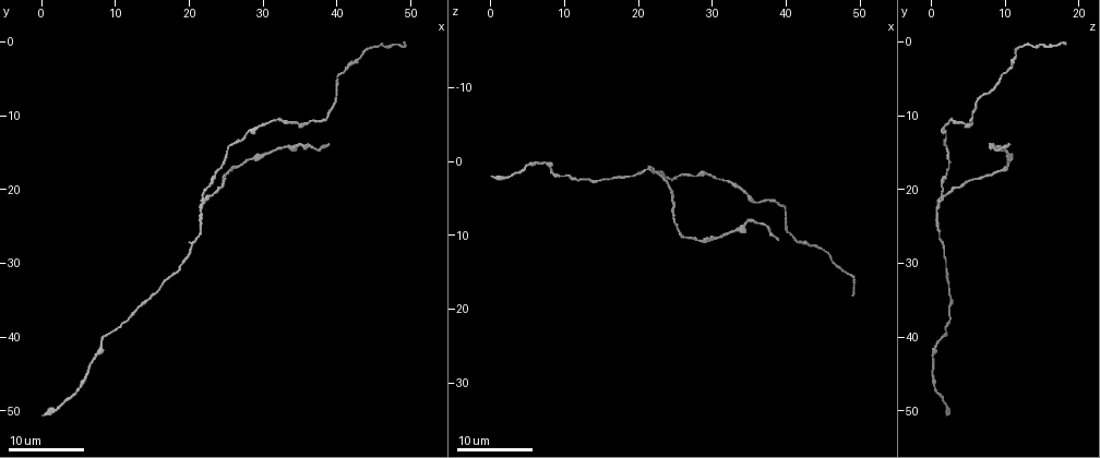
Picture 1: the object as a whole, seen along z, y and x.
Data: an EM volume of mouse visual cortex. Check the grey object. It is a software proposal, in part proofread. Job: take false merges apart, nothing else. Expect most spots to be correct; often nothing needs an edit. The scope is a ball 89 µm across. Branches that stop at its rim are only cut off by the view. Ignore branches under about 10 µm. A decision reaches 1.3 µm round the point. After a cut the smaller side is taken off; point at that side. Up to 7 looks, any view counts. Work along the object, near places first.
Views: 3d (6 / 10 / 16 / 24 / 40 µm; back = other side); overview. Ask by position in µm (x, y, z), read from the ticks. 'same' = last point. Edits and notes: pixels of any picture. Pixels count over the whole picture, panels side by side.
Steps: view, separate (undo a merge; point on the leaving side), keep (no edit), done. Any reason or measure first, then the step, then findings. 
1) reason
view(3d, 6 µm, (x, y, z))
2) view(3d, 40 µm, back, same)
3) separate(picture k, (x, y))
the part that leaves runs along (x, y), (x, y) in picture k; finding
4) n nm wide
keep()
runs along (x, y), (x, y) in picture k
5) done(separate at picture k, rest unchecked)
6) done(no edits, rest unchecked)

sudden change in width
view(3d, 10 µm, (15.0, 34.0, 2.5))

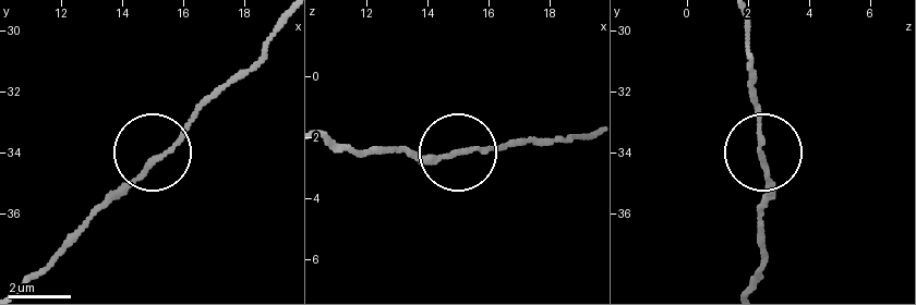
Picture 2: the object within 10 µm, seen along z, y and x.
140 nm wide
keep()
continuous, no second neuron

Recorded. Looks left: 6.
sudden change in width
view(3d, 6 µm, (8.0, 40.5, 1.0))

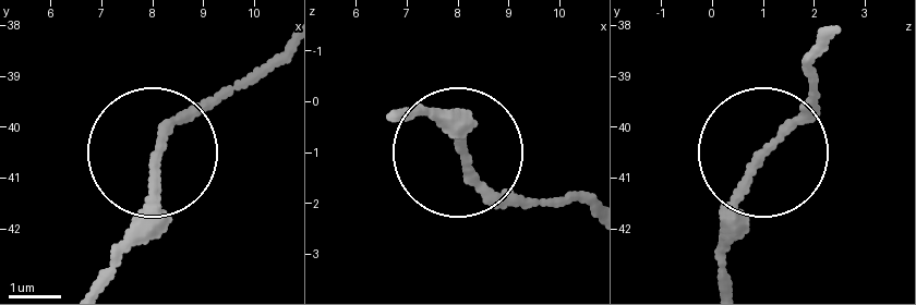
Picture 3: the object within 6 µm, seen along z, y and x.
170 nm wide
keep()
runs along (279, 51), (161, 143), (145, 234), (110, 282) in picture 3; one neuron here

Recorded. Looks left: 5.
thin neck
view(3d, 6 µm, (21.0, 26.0, 1.0))

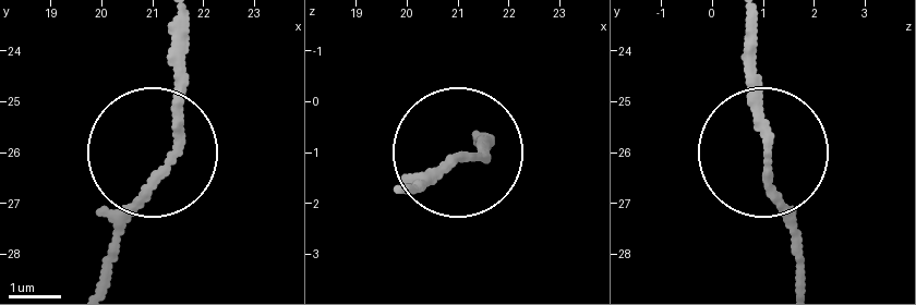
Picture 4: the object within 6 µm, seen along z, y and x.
keep()
runs along (751, 21), (751, 112), (799, 251) in picture 4; all the same neuron

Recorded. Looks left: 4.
view(3d, 6 µm, (22.5, 21.0, 1.5))

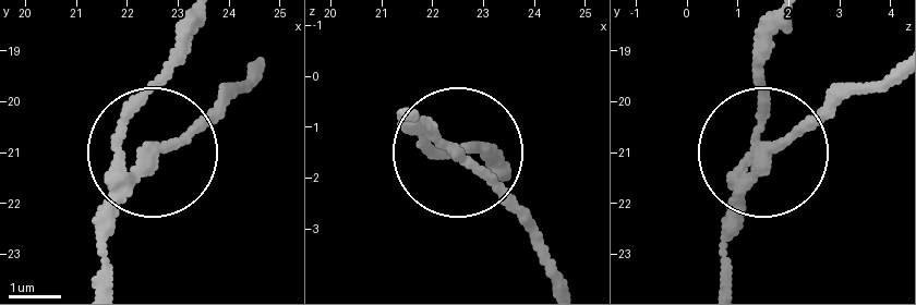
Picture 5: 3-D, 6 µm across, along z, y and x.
200 nm wide
separate(picture 5, (177, 142))
a second neuron is stuck on

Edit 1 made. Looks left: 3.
done(separate at picture 5, rest unchecked)

